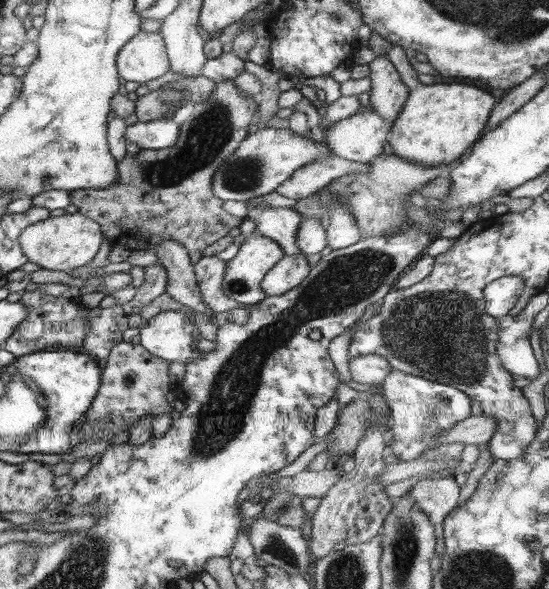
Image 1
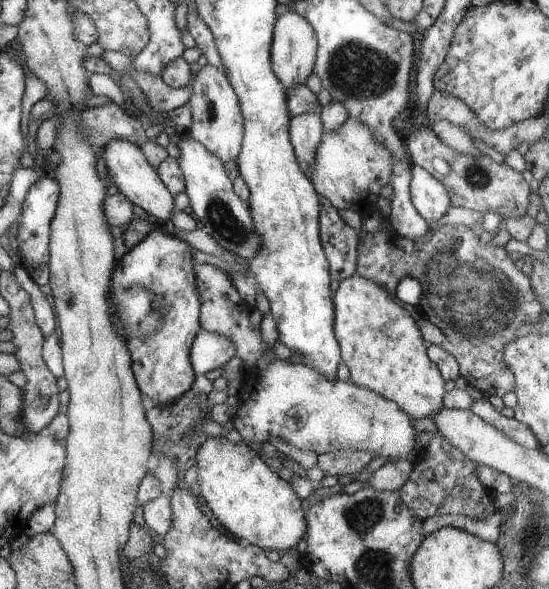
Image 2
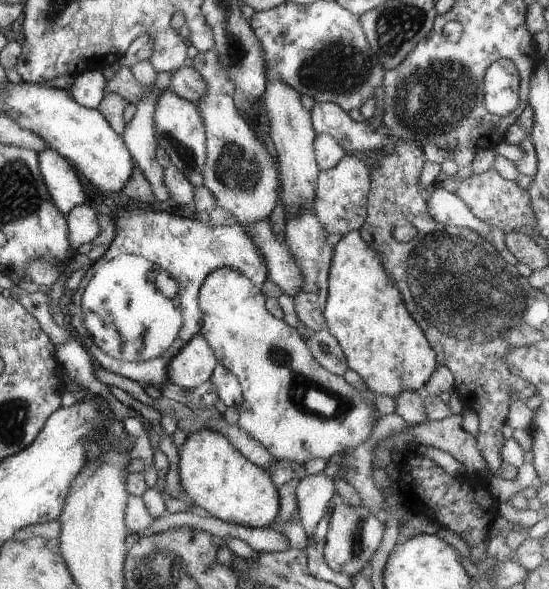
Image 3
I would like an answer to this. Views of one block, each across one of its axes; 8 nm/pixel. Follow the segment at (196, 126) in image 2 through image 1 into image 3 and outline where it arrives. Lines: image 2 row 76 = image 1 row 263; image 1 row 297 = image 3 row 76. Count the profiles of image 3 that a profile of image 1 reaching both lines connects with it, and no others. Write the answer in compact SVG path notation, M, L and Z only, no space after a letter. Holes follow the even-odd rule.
M212 45L204 51L200 49L193 58L193 67L208 86L206 96L202 96L202 100L196 104L202 114L207 136L207 159L202 168L202 186L216 198L218 207L230 212L238 224L247 226L266 220L280 198L278 168L255 128L238 114L234 102L236 84L222 68L216 48Z

